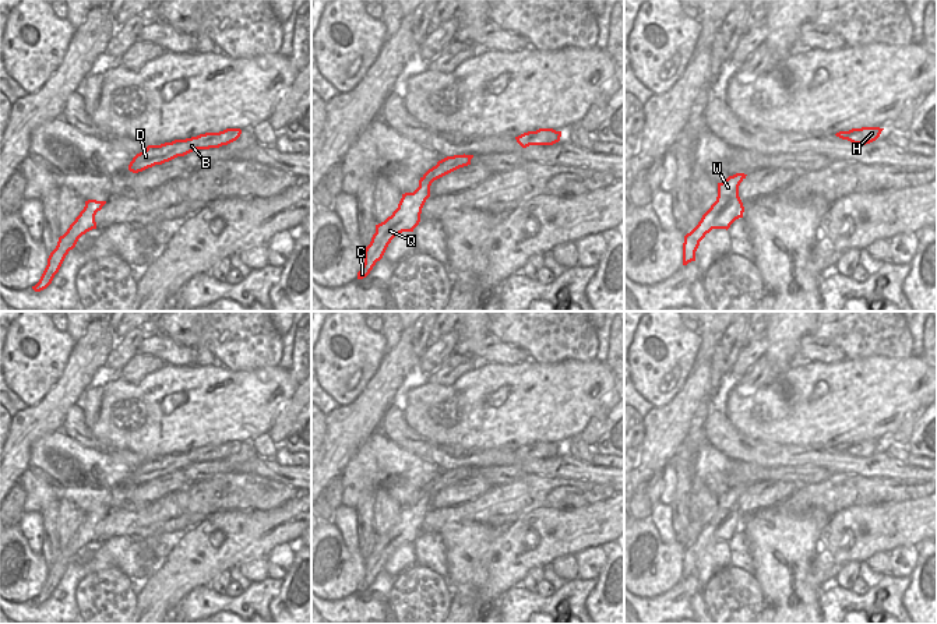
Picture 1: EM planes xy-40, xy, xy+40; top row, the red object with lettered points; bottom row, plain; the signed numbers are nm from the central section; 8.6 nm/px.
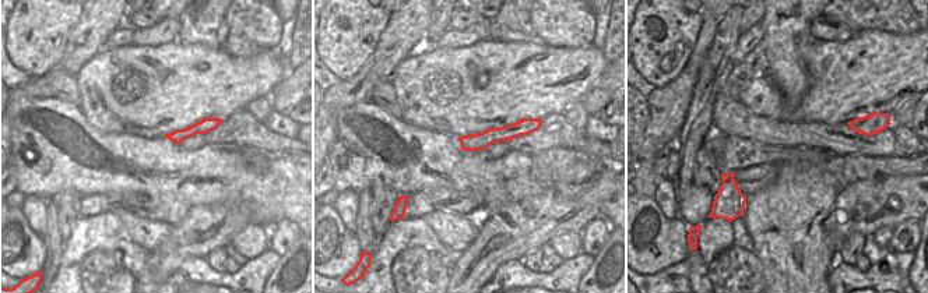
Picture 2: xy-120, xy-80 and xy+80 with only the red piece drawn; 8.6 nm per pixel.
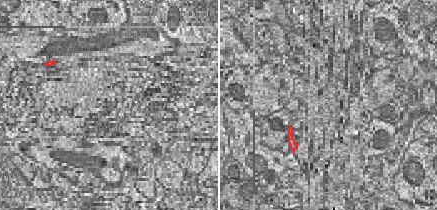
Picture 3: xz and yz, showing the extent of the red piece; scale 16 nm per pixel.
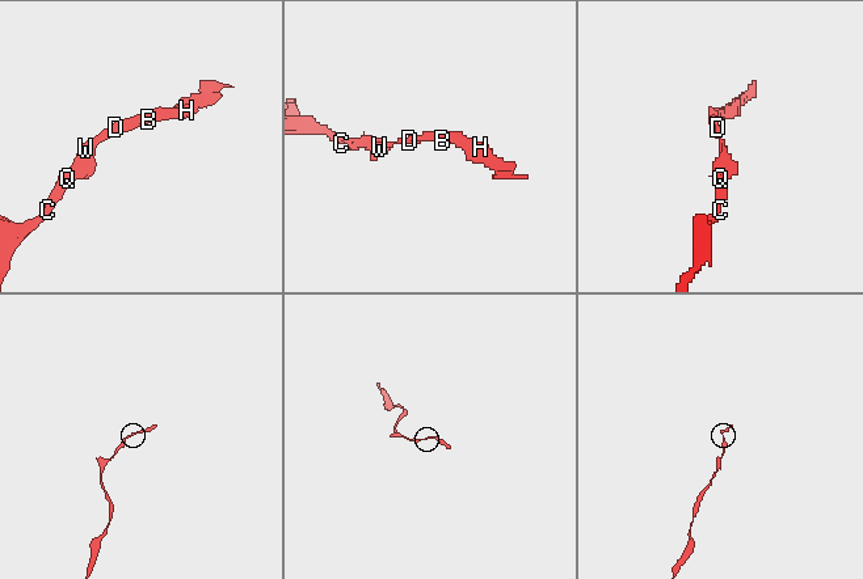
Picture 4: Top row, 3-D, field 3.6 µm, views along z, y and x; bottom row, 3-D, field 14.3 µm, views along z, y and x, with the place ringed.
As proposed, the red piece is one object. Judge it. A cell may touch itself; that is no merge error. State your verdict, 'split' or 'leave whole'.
leave whole

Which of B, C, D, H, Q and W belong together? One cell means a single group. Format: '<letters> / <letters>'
B C D H Q W

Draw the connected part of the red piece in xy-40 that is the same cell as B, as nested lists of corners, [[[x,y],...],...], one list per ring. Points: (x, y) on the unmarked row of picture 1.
[[[226,441],[219,445],[205,445],[186,452],[175,452],[161,458],[148,458],[137,466],[128,477],[133,486],[142,484],[155,477],[162,477],[177,469],[184,469],[197,462],[219,461],[236,454],[242,447],[240,441]]]

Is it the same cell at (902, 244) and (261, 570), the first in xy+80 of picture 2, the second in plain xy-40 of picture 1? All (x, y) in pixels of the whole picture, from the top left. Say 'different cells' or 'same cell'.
different cells

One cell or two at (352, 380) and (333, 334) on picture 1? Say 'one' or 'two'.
one

